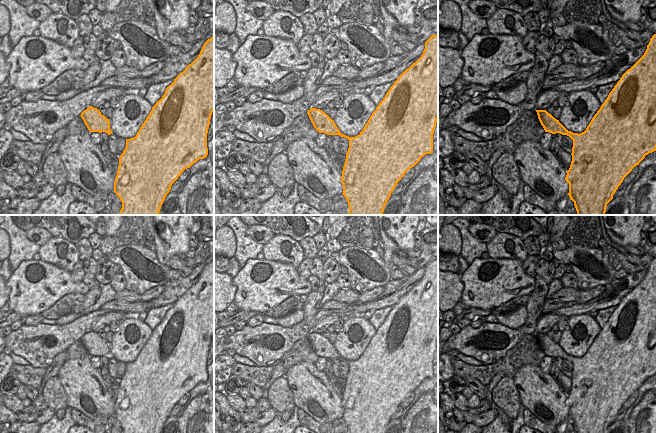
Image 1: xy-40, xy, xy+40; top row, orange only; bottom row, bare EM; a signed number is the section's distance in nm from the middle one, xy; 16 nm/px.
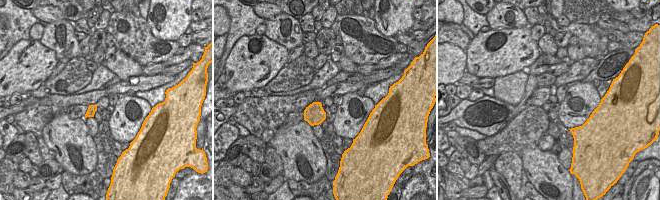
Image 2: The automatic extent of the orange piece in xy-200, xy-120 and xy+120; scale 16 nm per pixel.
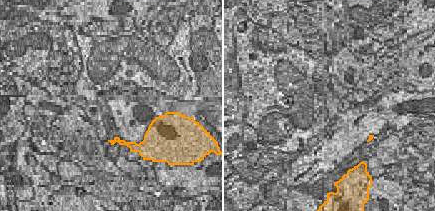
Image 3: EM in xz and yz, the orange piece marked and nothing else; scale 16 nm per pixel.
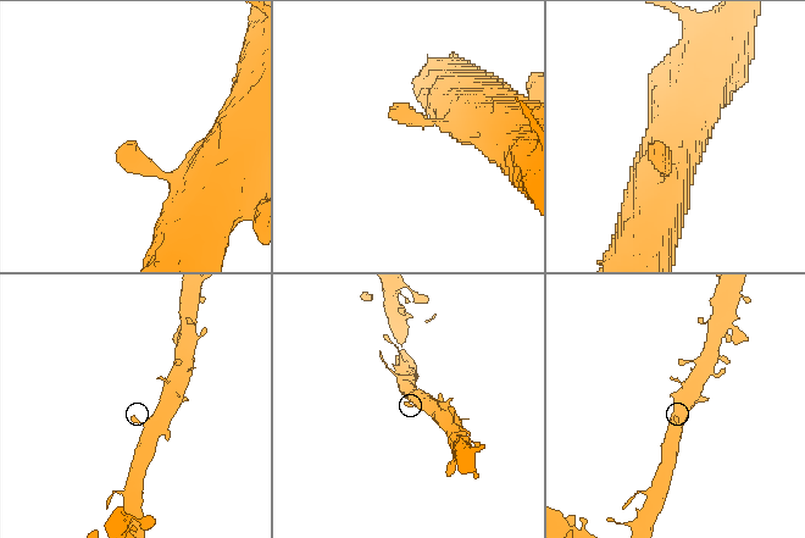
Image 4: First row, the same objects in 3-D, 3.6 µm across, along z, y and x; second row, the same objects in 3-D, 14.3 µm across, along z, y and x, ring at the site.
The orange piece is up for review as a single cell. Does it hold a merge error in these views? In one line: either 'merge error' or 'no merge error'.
no merge error

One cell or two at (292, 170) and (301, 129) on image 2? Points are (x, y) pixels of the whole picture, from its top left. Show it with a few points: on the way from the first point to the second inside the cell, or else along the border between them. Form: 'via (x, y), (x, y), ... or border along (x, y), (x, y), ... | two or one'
via (294, 160), (299, 152), (300, 139) | one

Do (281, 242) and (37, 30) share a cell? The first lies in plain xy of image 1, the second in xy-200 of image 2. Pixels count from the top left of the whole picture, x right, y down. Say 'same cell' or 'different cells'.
different cells

